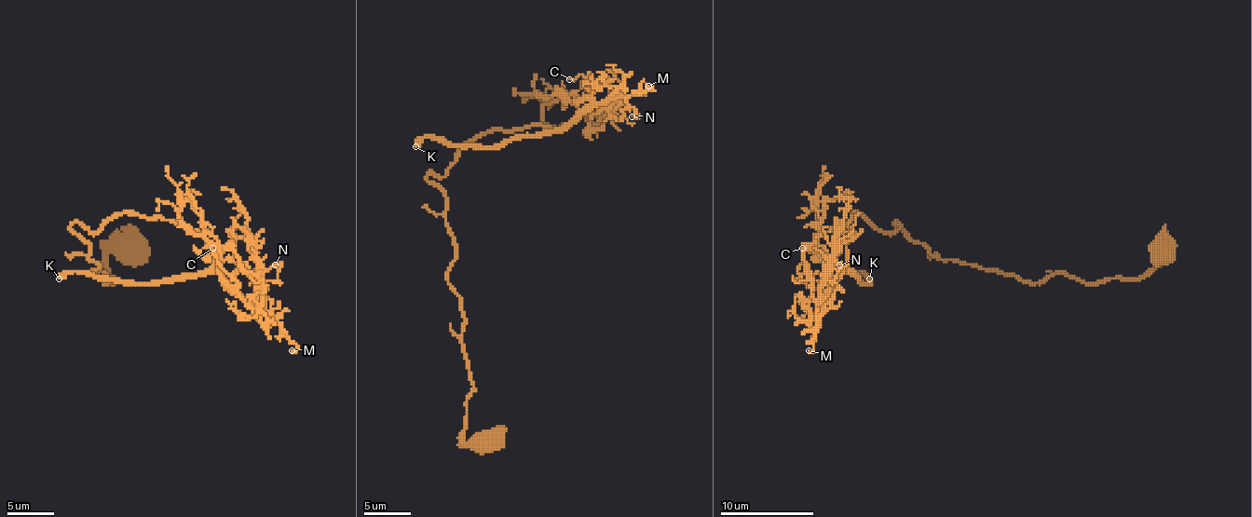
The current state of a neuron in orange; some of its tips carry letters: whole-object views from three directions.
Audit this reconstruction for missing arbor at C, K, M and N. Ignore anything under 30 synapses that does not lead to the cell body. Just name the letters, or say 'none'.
K

